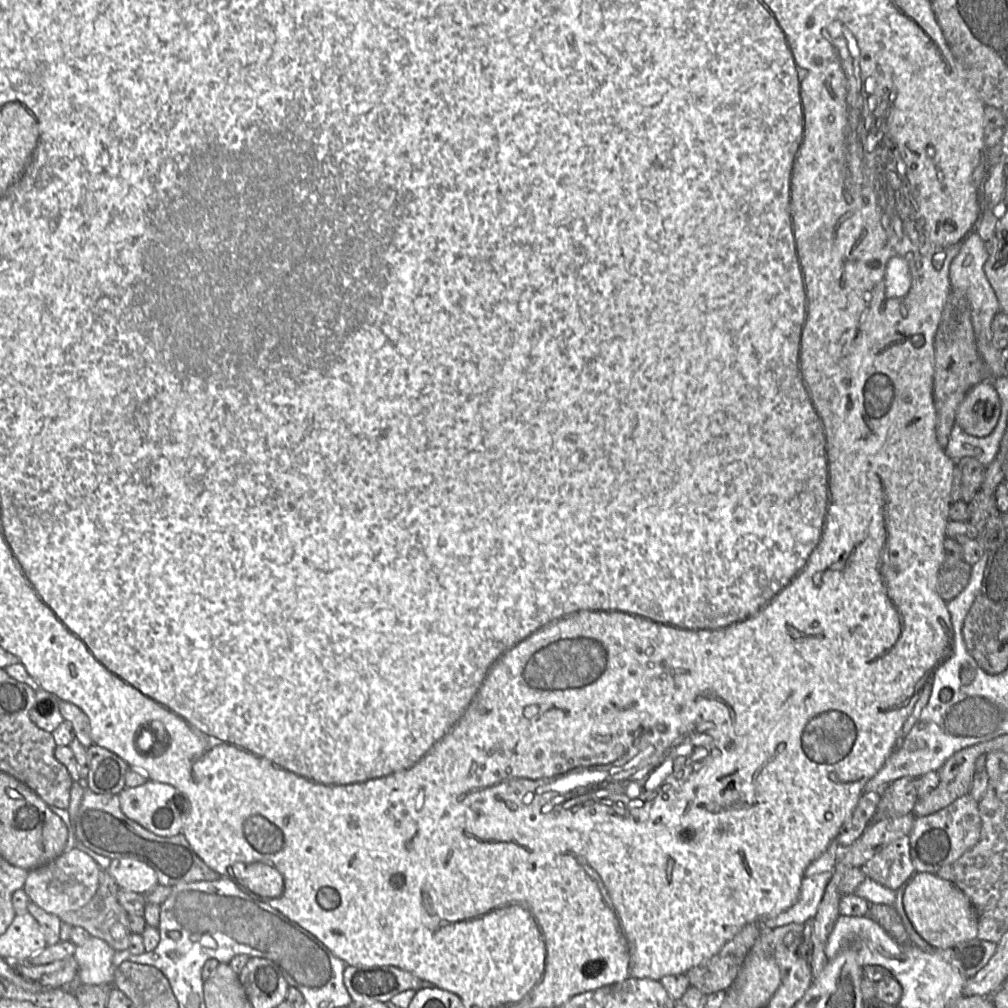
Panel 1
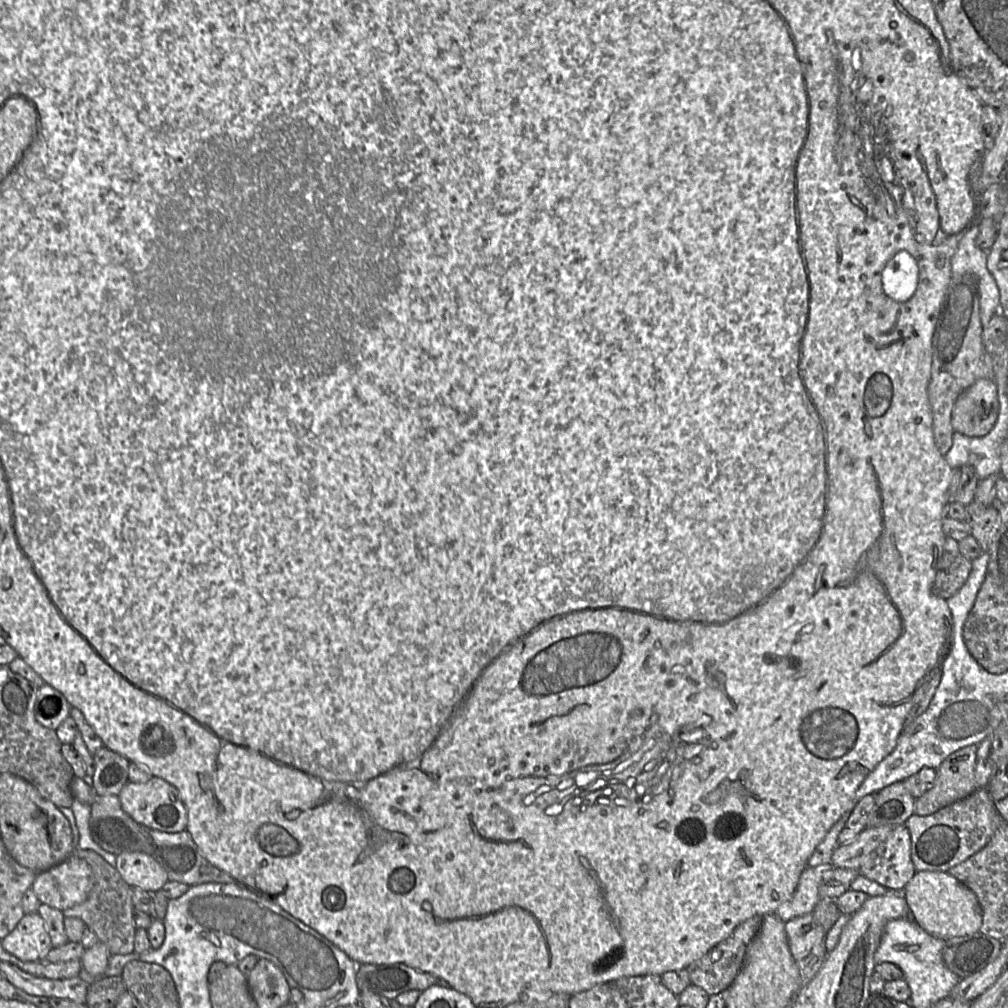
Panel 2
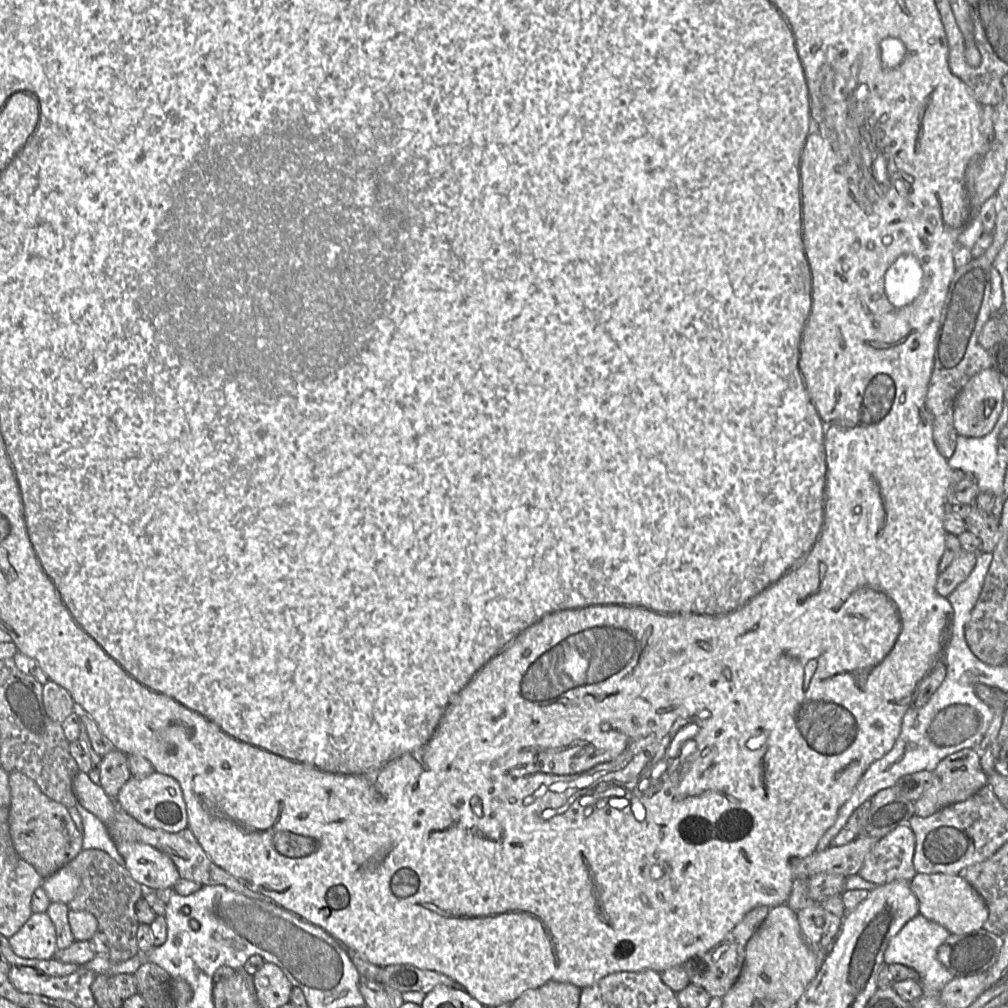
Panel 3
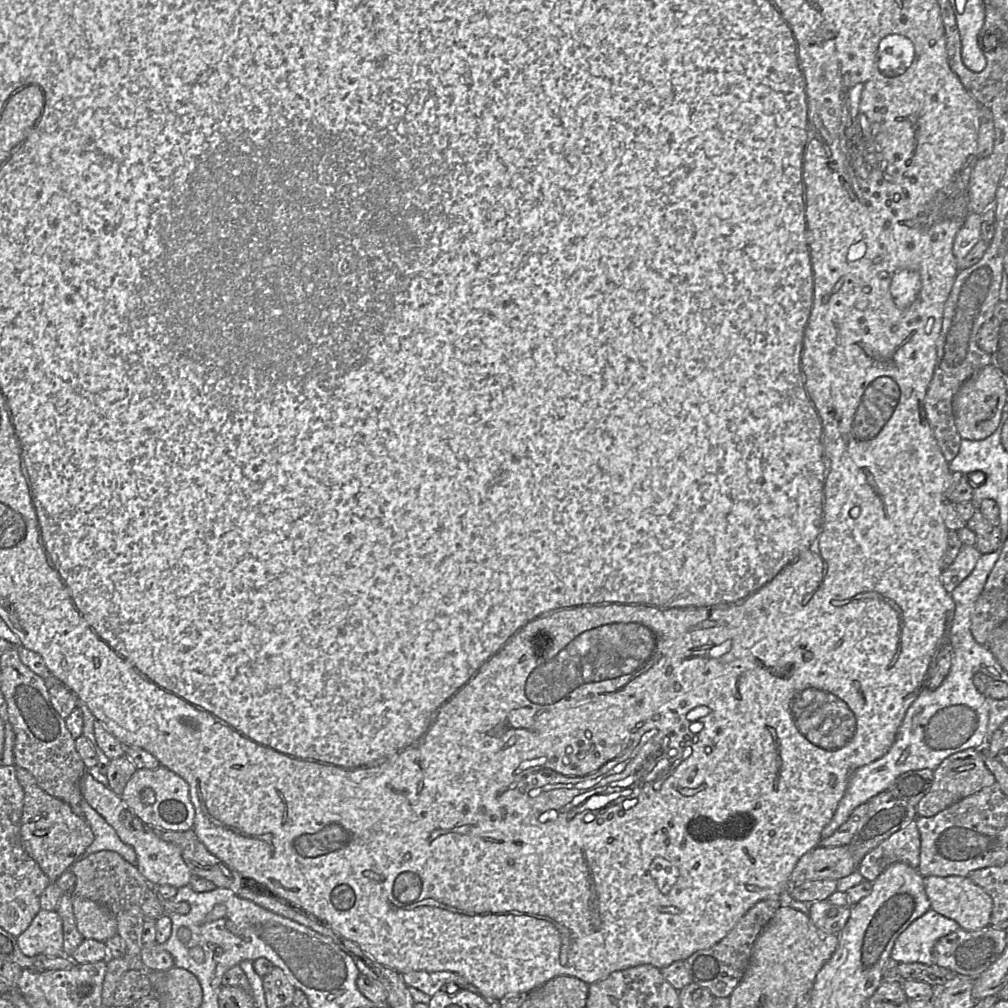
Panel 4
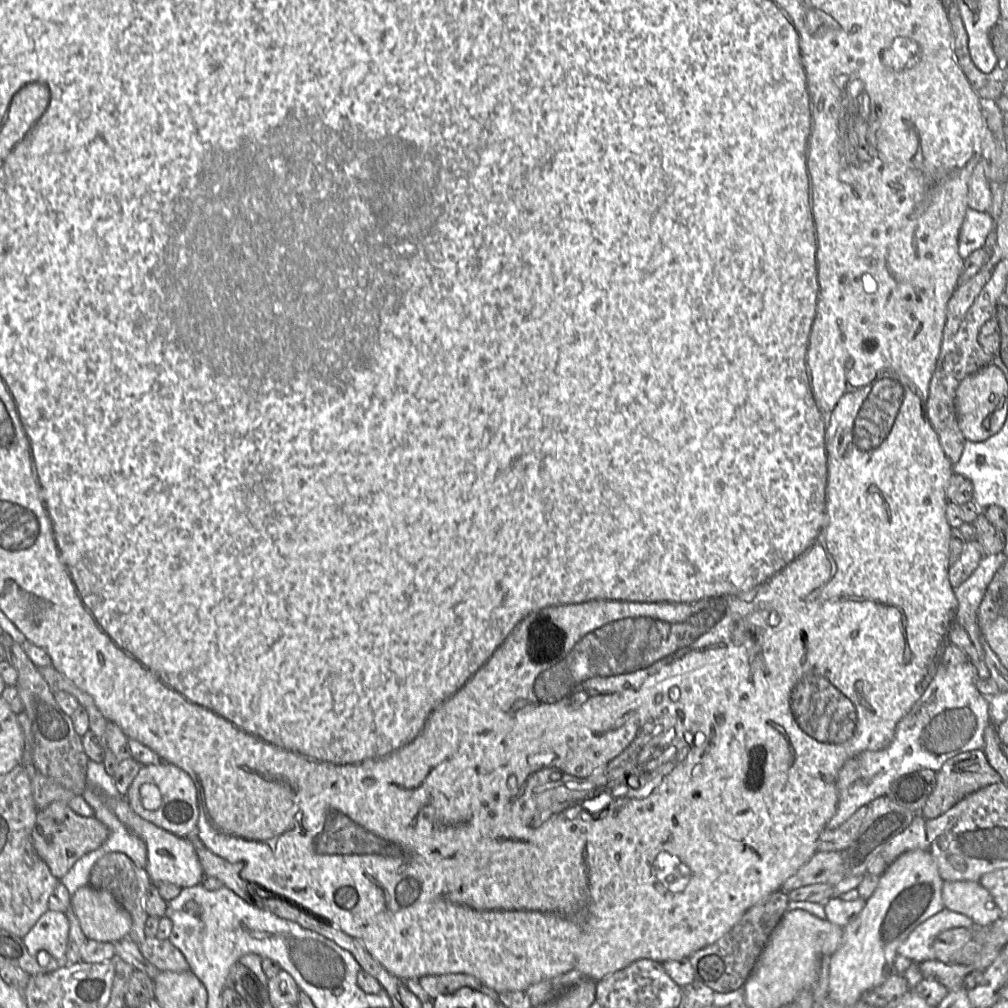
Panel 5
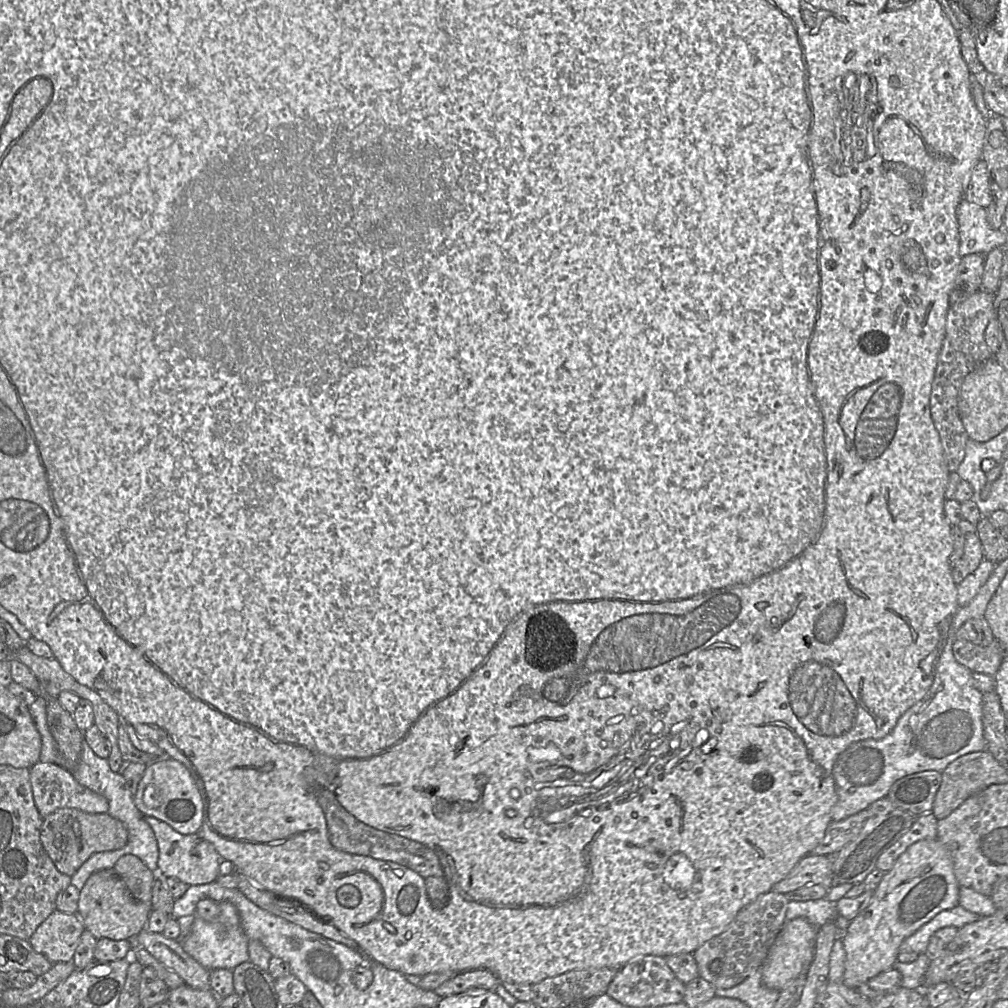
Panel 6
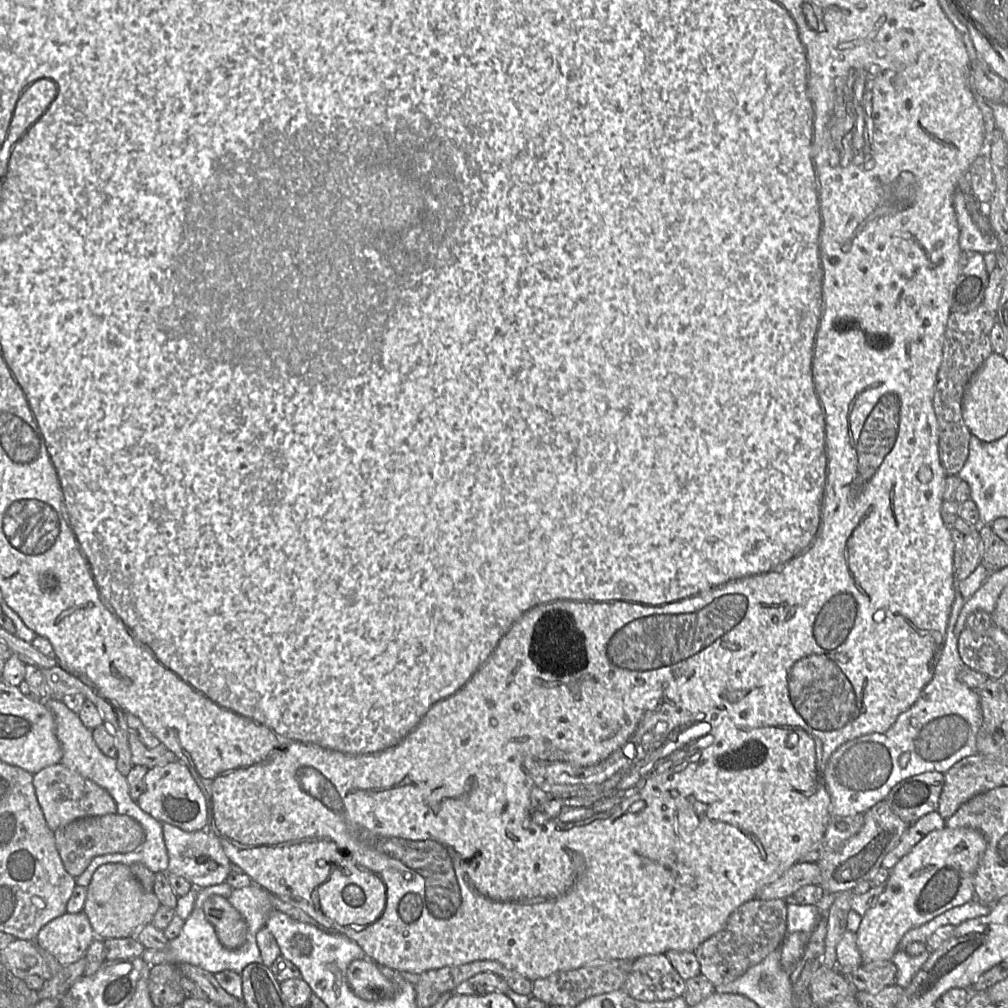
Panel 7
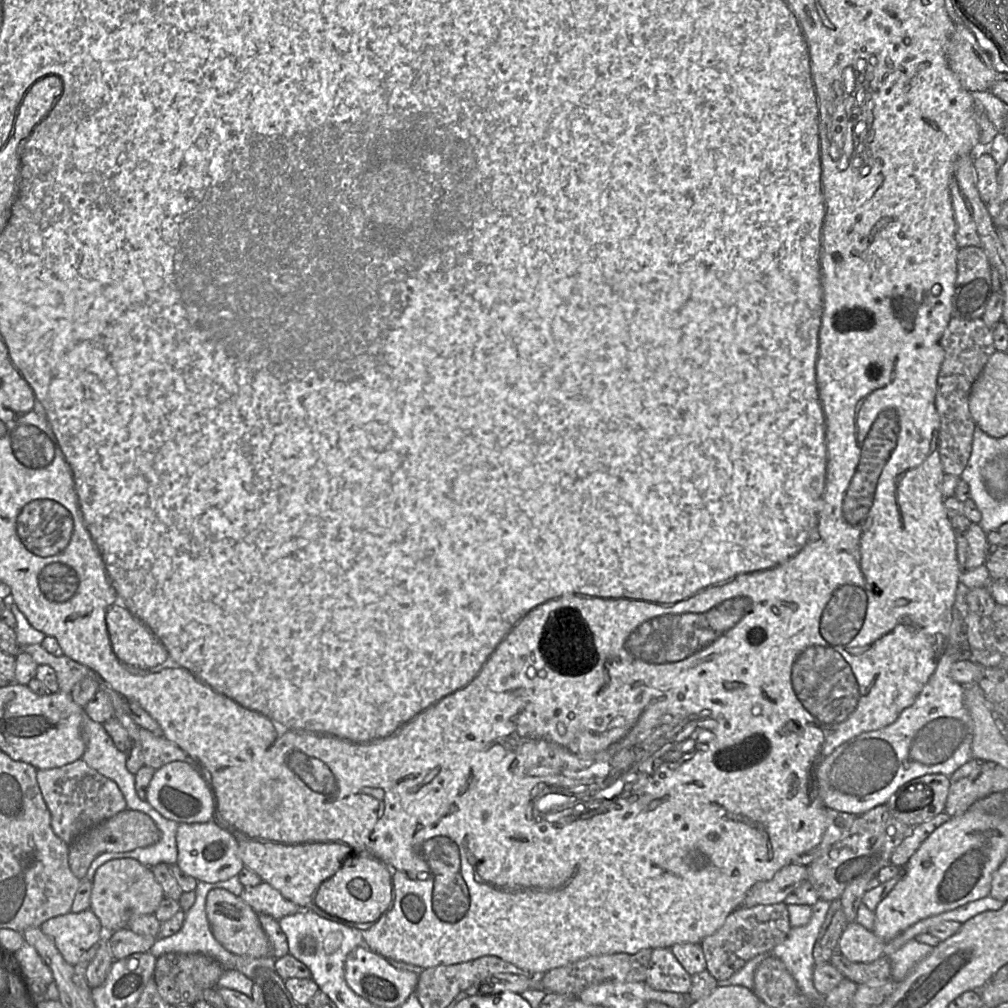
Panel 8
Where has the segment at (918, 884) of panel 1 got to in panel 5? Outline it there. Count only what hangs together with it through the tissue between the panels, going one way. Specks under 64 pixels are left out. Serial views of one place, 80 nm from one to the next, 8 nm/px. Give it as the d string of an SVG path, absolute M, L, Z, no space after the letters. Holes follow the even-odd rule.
M944 881L942 899L946 909L968 916L974 927L987 927L1000 918L992 895L979 882Z

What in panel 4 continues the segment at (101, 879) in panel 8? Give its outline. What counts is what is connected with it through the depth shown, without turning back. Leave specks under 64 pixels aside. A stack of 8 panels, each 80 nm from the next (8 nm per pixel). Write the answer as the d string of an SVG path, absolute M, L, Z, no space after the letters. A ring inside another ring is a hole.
M76 897L73 912L77 929L84 939L105 942L117 935L117 921L113 914L96 902Z

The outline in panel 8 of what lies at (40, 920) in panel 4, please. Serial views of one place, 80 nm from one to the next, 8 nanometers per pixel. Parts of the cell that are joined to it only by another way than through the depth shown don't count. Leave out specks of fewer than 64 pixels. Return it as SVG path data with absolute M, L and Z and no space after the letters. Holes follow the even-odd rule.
M90 909L50 918L40 929L54 941L65 961L73 966L105 936L99 918Z

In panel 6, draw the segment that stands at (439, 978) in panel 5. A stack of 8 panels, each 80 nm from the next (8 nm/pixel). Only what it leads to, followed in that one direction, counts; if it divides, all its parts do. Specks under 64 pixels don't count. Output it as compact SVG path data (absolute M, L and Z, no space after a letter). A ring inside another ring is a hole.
M476 969L458 973L434 990L441 998L467 992L472 989L495 989L500 981L488 970Z

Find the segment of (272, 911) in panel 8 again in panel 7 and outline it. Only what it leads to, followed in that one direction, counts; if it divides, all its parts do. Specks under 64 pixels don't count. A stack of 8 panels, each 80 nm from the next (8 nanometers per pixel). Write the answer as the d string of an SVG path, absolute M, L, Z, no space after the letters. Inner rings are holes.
M256 884L232 890L229 899L245 916L247 939L250 940L250 936L256 936L270 912L273 911L271 895L274 894Z

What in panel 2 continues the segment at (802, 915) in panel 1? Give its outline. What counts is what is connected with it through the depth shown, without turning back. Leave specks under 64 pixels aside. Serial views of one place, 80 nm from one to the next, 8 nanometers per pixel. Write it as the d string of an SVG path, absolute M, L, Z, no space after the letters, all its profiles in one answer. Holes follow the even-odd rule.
M827 867L804 868L793 896L774 912L783 922L812 913L820 901L819 886Z

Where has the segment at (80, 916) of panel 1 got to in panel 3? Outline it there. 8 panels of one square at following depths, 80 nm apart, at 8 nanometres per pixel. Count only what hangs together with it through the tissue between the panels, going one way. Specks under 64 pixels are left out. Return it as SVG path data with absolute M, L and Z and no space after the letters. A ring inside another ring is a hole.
M82 849L67 865L81 879L75 897L68 903L68 909L87 911L96 917L98 930L107 938L109 958L113 963L126 961L137 955L137 930L140 923L136 918L135 905L143 897L145 888L132 878L124 865L100 849Z

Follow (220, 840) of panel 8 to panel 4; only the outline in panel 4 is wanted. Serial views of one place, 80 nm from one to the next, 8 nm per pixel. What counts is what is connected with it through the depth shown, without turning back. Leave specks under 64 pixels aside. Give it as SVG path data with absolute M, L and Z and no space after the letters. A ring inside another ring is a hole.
M85 772L80 779L80 790L82 798L114 828L120 840L134 848L137 856L136 867L152 887L171 885L180 888L189 884L193 875L179 847L162 840L147 828L119 795L96 781L88 772Z

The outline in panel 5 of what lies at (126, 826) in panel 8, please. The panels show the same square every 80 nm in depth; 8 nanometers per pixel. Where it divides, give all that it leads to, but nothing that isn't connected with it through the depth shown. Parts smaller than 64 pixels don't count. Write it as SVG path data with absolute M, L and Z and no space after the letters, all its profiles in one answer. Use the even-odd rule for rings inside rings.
M57 801L37 811L31 838L38 856L48 865L52 875L61 880L79 858L98 849L108 835L108 827L94 816L80 816L67 804Z

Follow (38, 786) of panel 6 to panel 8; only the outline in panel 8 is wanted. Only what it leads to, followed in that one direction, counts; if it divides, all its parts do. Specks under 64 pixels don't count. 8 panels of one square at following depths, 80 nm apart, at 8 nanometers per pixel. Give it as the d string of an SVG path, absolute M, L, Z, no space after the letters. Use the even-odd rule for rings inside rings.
M82 759L57 768L37 770L36 779L51 815L51 828L67 845L85 830L127 809L117 784L89 767Z

